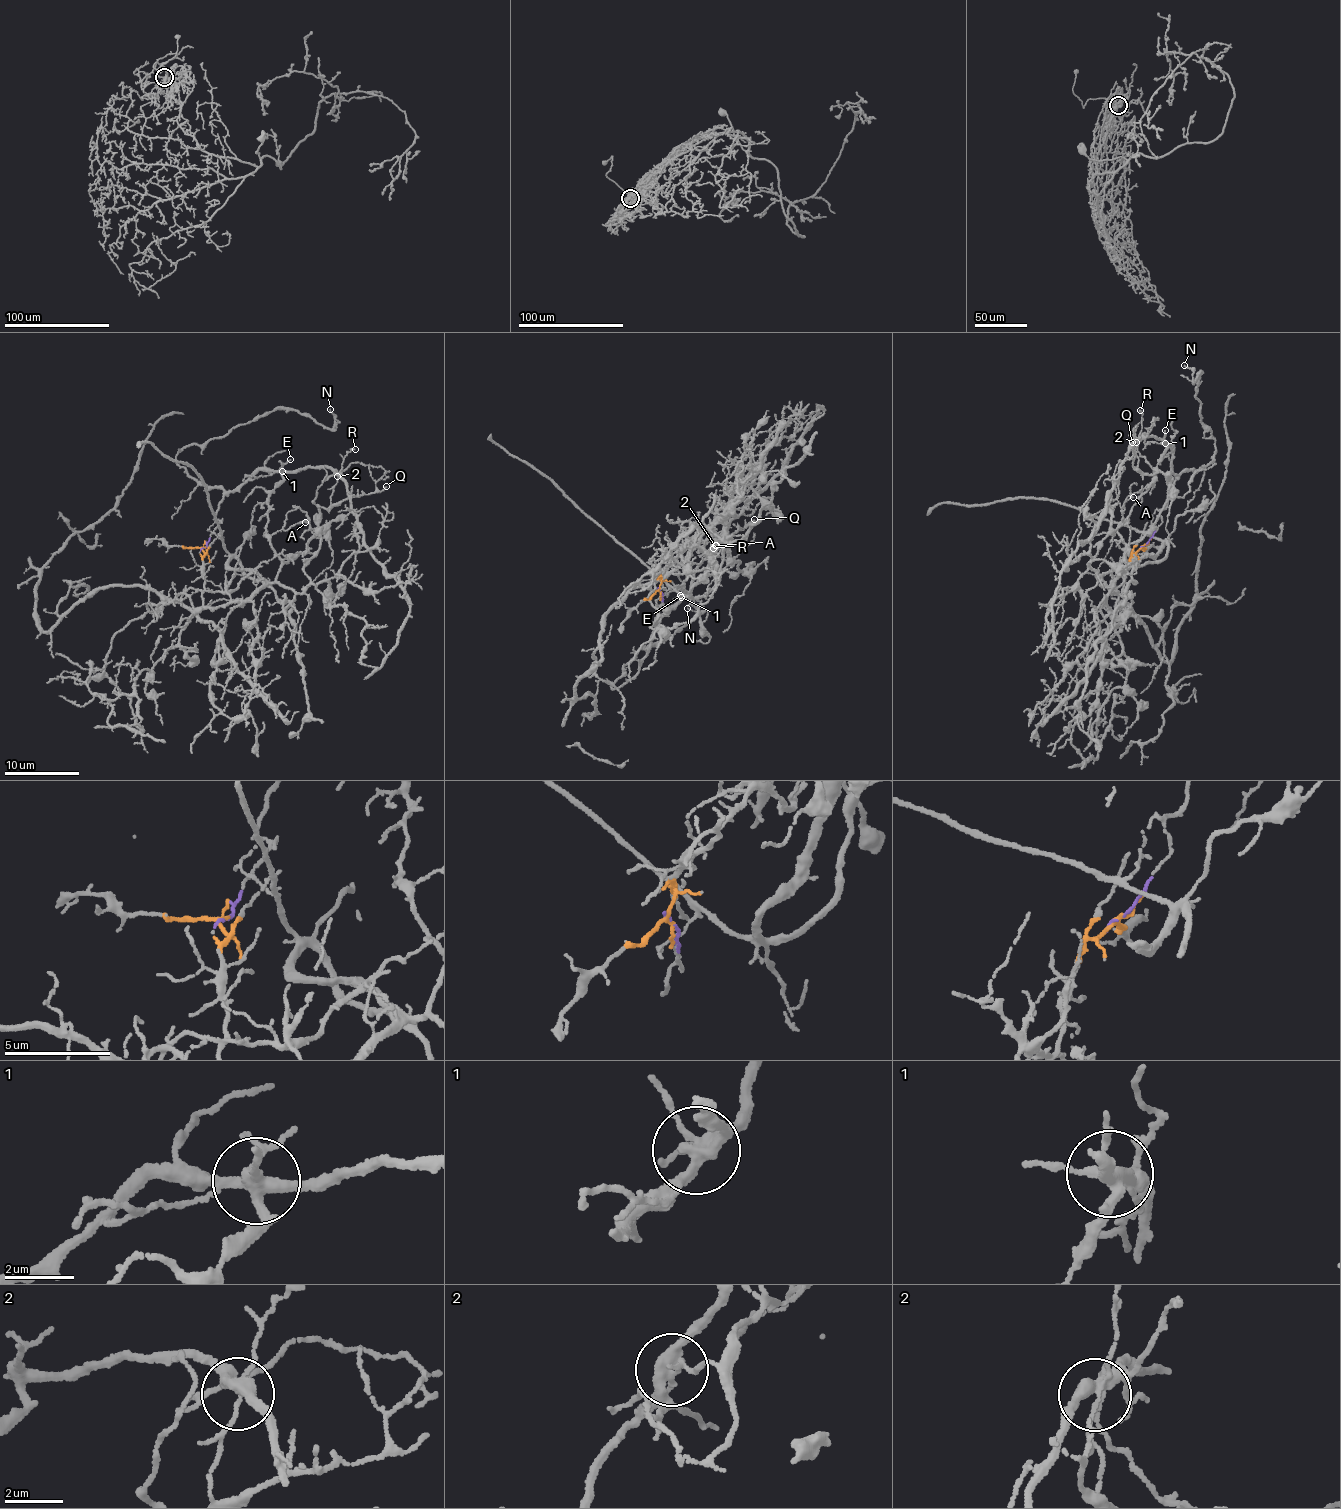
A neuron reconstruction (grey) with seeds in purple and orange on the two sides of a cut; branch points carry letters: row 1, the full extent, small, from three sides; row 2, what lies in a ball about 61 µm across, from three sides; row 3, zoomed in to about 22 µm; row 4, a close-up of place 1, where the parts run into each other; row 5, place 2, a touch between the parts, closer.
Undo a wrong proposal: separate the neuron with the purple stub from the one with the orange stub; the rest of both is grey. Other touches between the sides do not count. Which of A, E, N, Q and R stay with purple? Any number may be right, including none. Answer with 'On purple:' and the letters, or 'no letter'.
On purple: N

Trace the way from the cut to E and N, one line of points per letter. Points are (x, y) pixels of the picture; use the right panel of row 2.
E: (1143, 546), (1132, 550), (1143, 531), (1161, 541), (1125, 567), (1118, 531), (1153, 480), (1165, 429)
N: (1143, 546), (1168, 491), (1215, 450), (1196, 394), (1201, 370), (1194, 381), (1184, 365)

